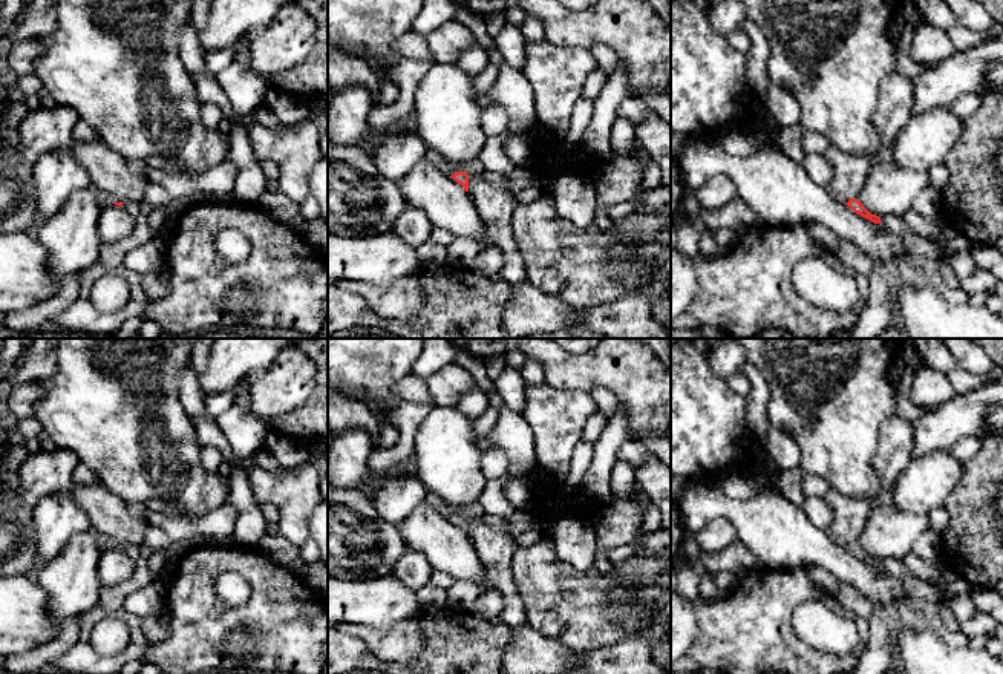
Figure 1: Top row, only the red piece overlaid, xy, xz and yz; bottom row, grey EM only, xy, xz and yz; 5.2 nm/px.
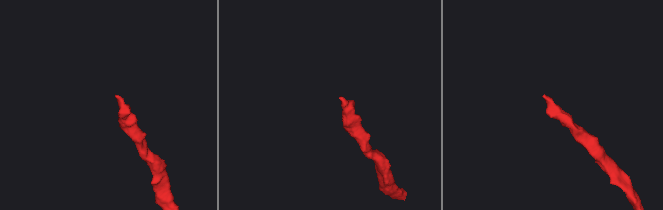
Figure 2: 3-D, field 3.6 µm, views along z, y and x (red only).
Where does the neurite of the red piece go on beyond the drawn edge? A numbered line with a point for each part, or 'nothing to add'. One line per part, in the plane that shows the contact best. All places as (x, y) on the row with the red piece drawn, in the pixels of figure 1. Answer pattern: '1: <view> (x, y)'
1: xz (443, 164)

